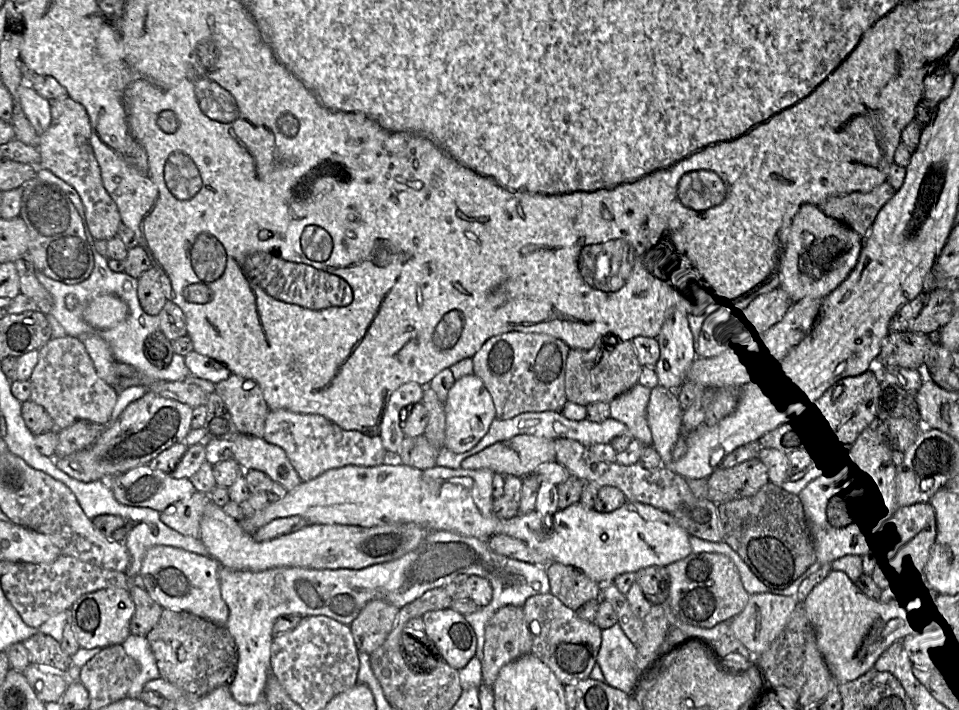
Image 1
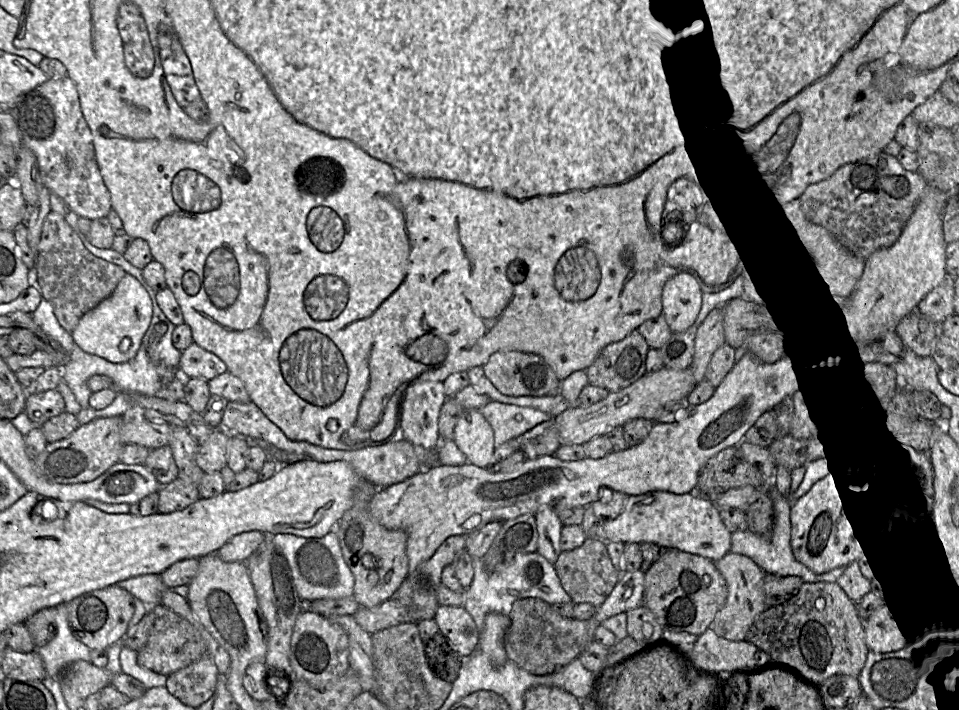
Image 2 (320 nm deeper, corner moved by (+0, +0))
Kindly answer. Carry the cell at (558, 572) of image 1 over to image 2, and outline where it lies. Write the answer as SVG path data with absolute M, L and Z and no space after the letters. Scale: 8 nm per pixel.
M587 537L580 547L561 552L554 566L563 589L575 604L591 603L596 607L606 601L622 575L611 561L607 543L595 537Z

